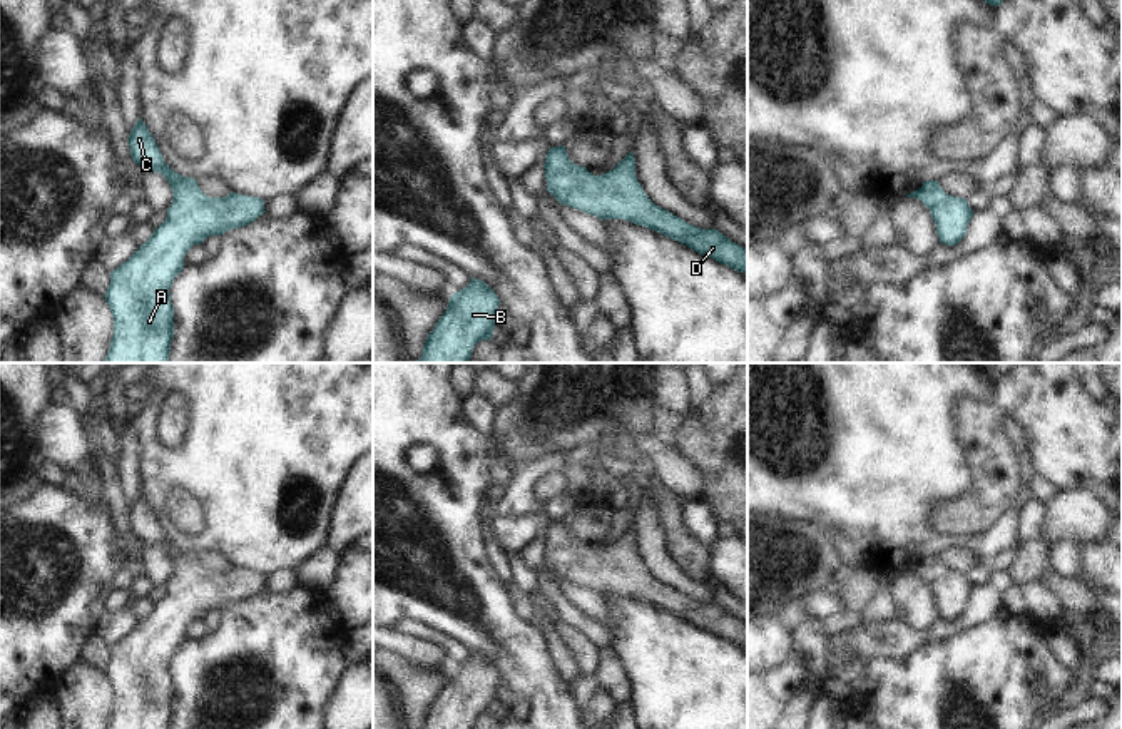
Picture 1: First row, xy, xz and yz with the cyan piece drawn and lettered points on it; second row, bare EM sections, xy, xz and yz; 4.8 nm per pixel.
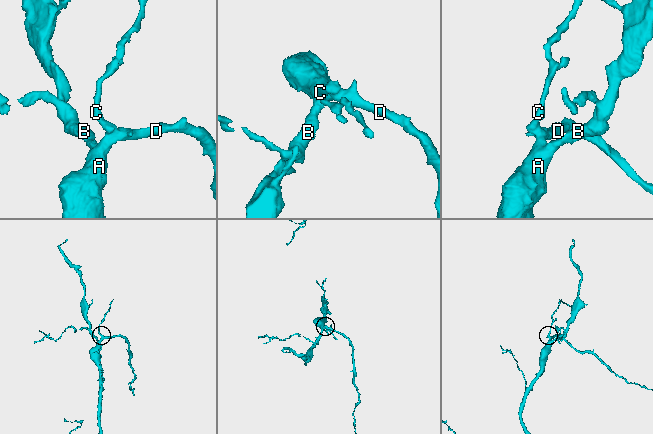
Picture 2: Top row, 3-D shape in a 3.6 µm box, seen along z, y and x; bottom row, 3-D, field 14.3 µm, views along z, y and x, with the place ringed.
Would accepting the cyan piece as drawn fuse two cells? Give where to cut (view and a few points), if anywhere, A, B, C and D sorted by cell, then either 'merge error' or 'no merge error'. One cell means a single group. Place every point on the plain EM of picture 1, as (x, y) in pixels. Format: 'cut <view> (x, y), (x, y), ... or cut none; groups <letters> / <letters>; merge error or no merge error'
cut none; groups A B C D; no merge error

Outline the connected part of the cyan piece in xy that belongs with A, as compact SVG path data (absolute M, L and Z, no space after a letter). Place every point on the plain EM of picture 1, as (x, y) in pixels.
M139 493L129 510L132 535L144 547L159 547L172 563L166 595L110 647L105 675L114 692L107 729L171 729L174 682L171 660L184 644L184 630L209 610L247 600L264 589L264 575L231 567L207 572L194 552L174 547Z

